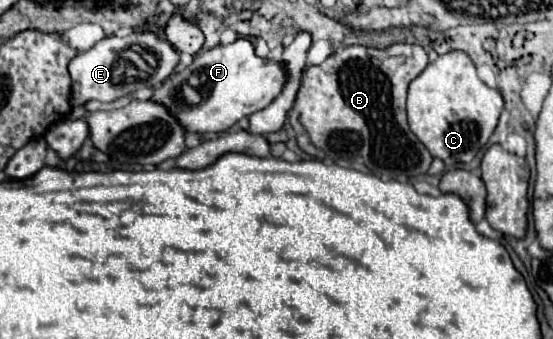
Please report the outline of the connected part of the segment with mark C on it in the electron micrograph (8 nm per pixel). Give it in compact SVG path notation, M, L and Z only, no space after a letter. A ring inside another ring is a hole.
M464 51L438 55L434 63L408 85L408 125L410 131L426 145L432 157L442 159L448 167L470 163L476 153L488 143L504 109L498 89L488 87L478 79L472 59Z

